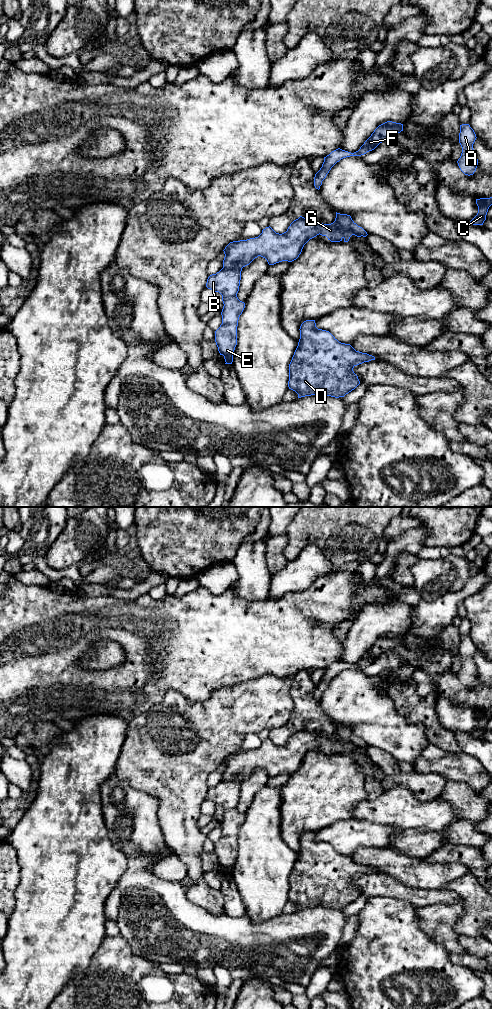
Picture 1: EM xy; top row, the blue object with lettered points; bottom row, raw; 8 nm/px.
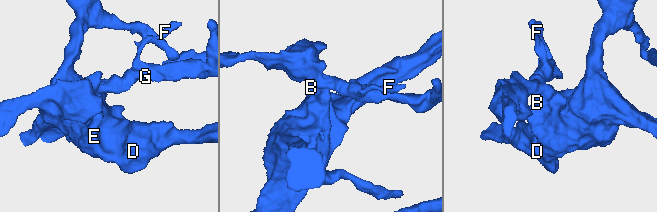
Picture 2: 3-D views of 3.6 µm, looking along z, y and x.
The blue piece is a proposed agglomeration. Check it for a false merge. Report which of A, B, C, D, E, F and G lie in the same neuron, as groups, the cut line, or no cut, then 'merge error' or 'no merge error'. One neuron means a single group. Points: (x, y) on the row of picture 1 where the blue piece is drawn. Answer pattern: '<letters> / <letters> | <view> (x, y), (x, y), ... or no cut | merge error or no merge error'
A C F G / B D E | xy (242, 267), (235, 264), (223, 268) | merge error

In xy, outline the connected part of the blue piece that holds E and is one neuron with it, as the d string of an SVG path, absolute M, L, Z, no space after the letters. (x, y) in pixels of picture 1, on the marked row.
M242 267L222 268L208 277L206 287L222 295L222 324L215 331L215 342L220 355L224 356L225 364L232 364L233 353L237 345L237 326L245 303L237 297L241 280Z

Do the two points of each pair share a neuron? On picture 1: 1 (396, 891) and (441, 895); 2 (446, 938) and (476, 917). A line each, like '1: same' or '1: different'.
1: same
2: different

